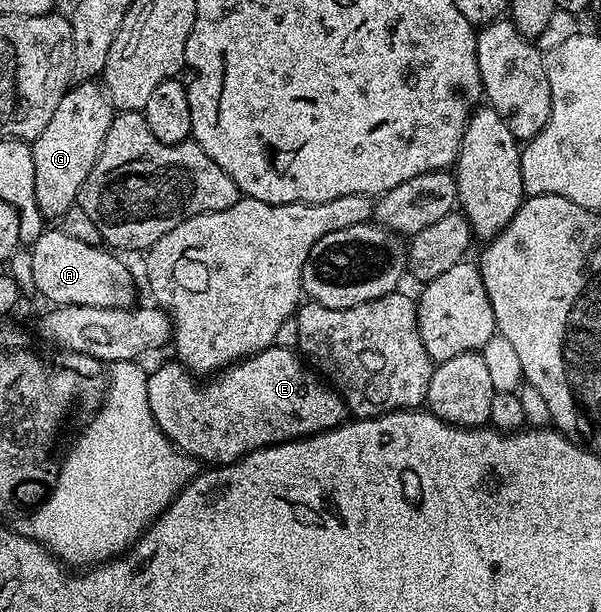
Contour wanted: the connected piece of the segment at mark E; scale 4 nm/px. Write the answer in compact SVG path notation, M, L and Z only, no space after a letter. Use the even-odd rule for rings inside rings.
M270 346L249 359L233 363L231 367L207 381L201 381L183 363L171 362L162 364L156 372L153 370L148 376L150 413L154 413L158 429L166 433L168 440L179 451L204 465L235 463L251 451L271 447L274 443L307 439L320 431L339 427L350 415L340 394L332 390L311 366L306 365L305 360L295 350L287 347Z

